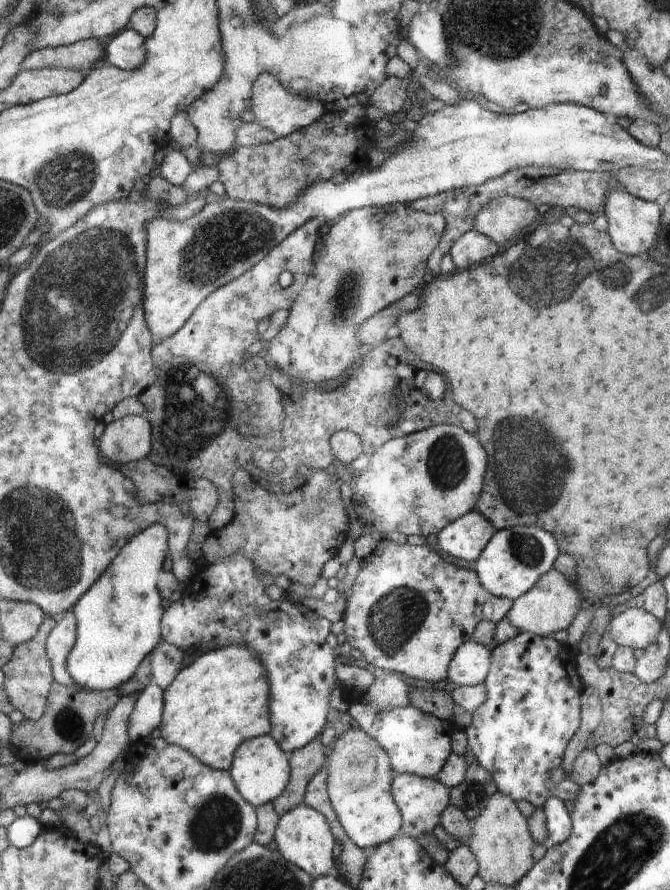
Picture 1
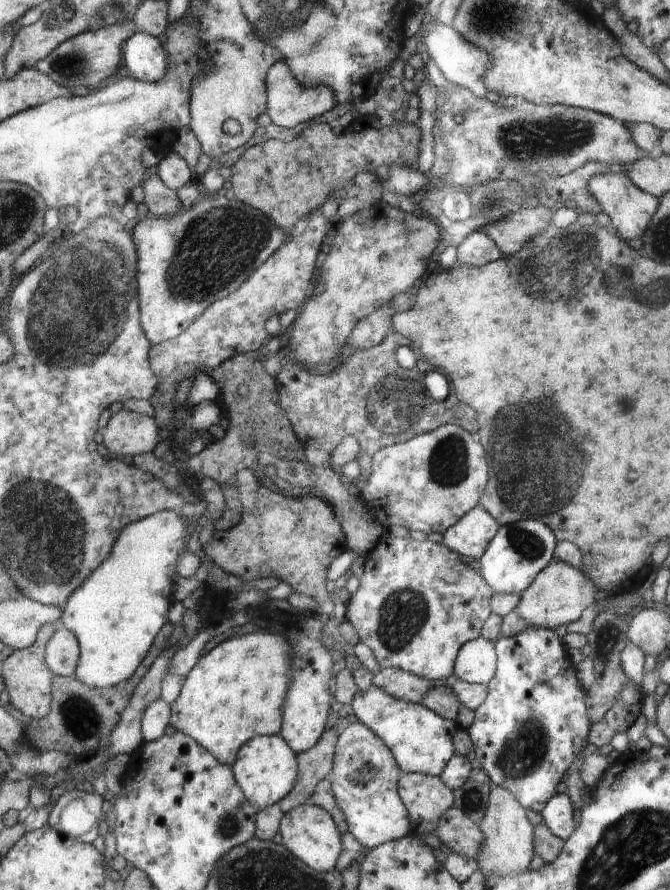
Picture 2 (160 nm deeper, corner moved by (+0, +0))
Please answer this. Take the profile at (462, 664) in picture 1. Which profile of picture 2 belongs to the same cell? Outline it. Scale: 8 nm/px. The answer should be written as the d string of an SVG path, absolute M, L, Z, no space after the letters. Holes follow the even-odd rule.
M482 636L468 641L458 651L453 674L466 682L486 686L495 676L496 653L494 644Z

